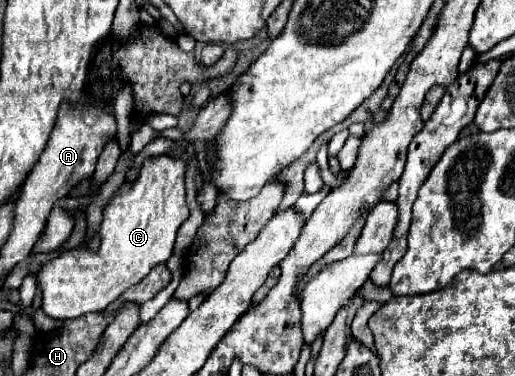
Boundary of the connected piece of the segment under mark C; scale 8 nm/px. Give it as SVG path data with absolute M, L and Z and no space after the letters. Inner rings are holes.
M169 154L149 156L137 178L125 180L111 196L111 202L105 204L103 222L99 226L99 248L91 250L87 244L79 244L41 266L37 274L41 310L53 320L101 312L107 304L117 300L121 292L145 278L153 266L167 262L177 230L189 216L183 180L185 162L181 158Z

